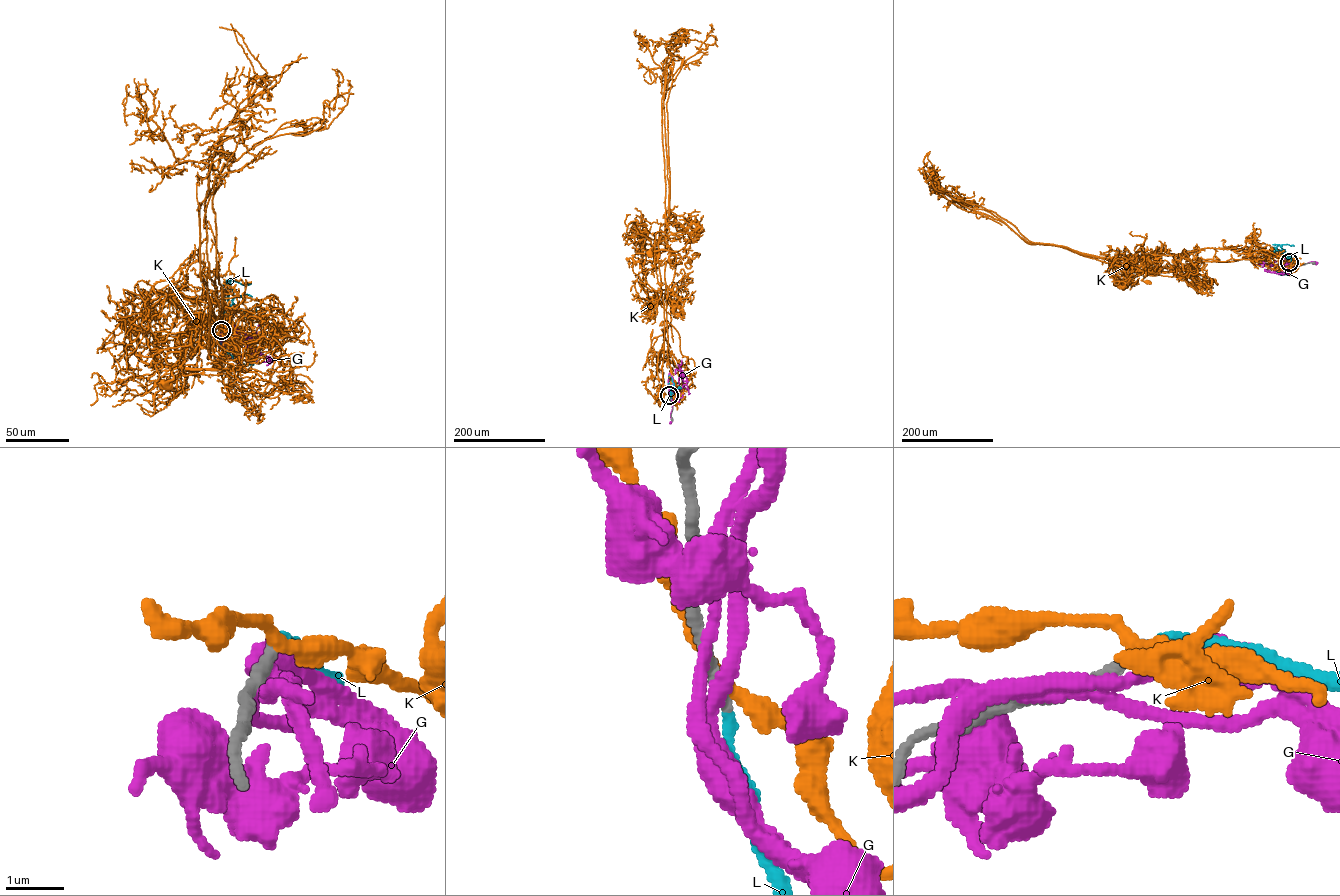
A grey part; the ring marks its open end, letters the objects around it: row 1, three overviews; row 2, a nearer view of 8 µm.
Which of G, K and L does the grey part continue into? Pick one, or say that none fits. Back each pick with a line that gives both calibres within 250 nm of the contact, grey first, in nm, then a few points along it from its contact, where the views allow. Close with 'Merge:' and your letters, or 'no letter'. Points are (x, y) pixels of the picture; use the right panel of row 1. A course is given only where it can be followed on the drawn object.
L: 190 nm thick on the grey side, 160 nm on the other; it runs (1289, 262), (1295, 262), (1290, 266), (1269, 267), (1278, 271), (1291, 269)
Merge: L

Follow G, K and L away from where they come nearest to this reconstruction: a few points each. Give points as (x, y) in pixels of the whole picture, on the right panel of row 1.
G: (1288, 263), (1280, 268), (1316, 263)
K: (1288, 262), (1272, 269), (1247, 257), (1201, 259), (1170, 272), (1158, 272), (1158, 265), (1142, 280), (1148, 281)
L: (1289, 262), (1295, 262), (1290, 266), (1269, 267), (1278, 271), (1291, 269)

